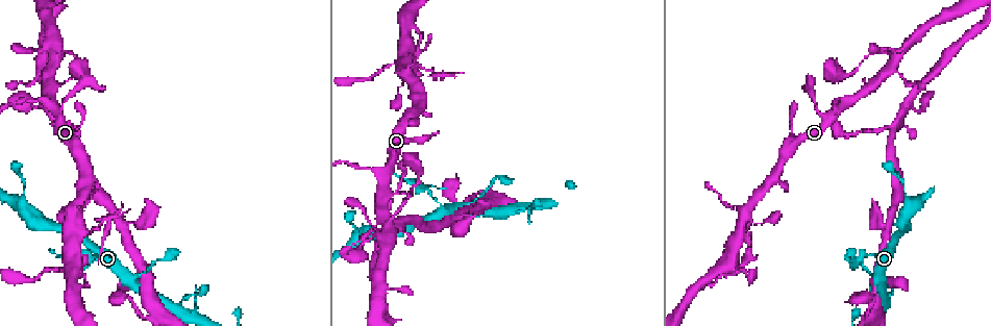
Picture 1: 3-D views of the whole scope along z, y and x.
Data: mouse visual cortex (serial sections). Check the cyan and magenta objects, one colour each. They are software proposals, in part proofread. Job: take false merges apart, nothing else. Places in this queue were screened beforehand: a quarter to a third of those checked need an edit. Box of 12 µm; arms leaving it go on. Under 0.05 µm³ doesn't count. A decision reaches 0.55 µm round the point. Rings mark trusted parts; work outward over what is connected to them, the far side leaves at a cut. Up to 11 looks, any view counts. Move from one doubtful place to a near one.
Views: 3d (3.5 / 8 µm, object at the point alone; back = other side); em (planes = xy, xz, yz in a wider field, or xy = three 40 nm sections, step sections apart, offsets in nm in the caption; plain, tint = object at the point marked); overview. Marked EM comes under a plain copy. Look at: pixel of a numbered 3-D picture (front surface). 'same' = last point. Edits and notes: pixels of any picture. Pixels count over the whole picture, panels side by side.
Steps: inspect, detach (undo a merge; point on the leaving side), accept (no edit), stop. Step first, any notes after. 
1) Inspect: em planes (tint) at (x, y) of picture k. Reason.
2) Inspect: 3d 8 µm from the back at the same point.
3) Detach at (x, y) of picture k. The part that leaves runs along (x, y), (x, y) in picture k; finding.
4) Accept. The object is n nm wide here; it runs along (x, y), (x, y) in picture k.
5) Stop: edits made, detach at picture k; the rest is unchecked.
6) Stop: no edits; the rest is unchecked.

Inspect: 3d 8 µm at (47, 104) of picture 1. Two arms in line, one across.

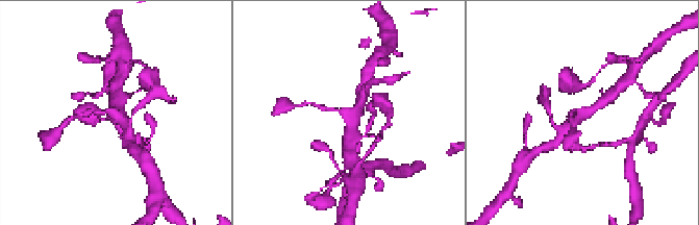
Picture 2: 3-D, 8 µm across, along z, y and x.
Inspect: 3d 3.5 µm at (582, 114) of picture 2. Zoom in.

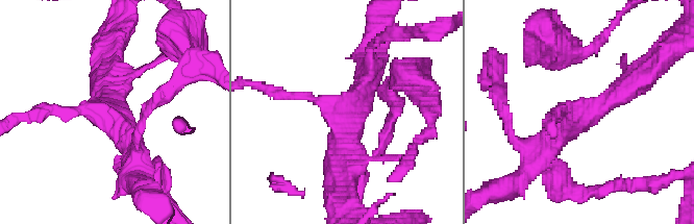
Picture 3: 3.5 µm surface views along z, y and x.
Inspect: em xy step 3 (tint) at (109, 119) of picture 3. 3 arms meet here; the arms are 150, 350, 350 nm wide; now the EM.

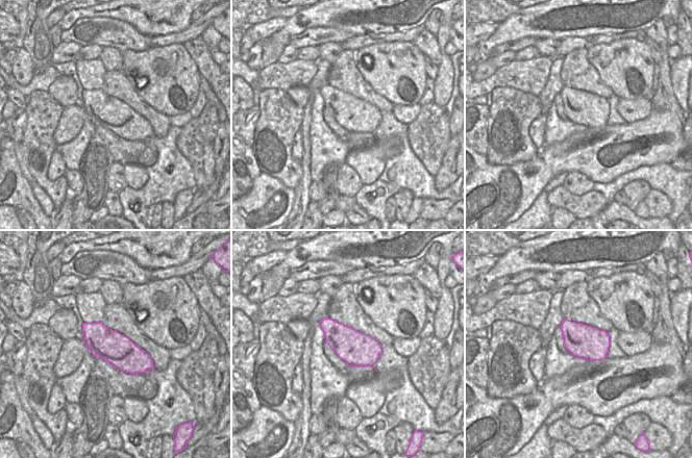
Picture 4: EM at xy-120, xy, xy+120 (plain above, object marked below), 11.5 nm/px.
Accept. It runs along (533, 166), (577, 118), (634, 82) in picture 3; one cell here.

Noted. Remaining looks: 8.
Inspect: 3d 8 µm at (56, 62) of picture 1. Small branch off a trunk.

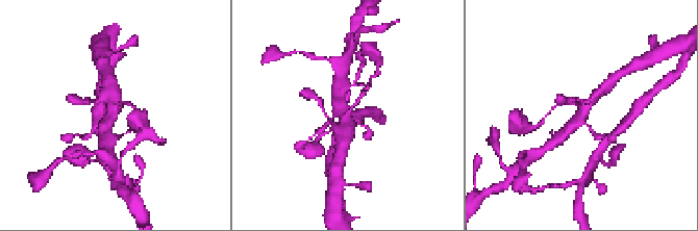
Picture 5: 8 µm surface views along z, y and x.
Inspect: 3d 3.5 µm at (113, 112) of picture 5.

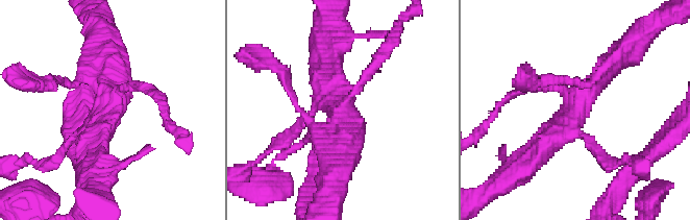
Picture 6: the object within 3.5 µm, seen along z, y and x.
Inspect: em xy step 2 (tint) at (343, 110) of picture 6.

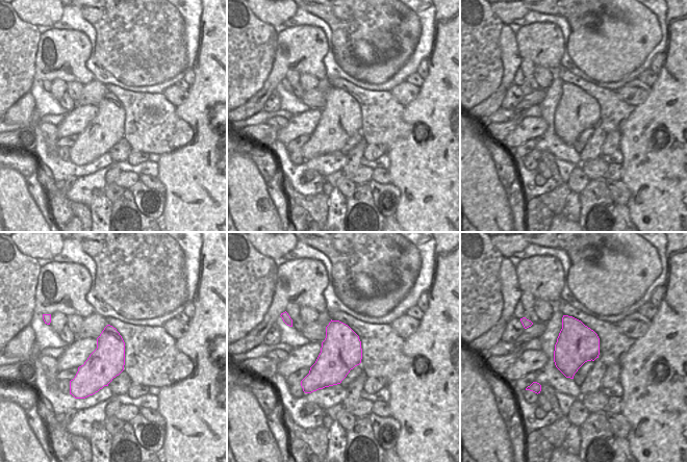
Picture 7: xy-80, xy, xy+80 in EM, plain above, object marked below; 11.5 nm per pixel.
Accept. It runs along (532, 162), (622, 52) in picture 6; continuous, no second cell.

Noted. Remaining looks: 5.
Inspect: 3d 8 µm at (879, 277) of picture 1. Thin arm on a thick one.

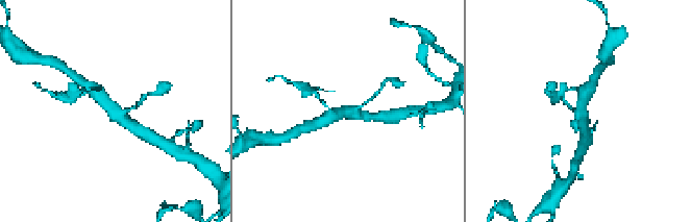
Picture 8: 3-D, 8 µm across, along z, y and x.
Inspect: em xy step 5 (tint) at (119, 116) of picture 8. 3 arms meet here; the arms are 150, 250, 450 nm wide.

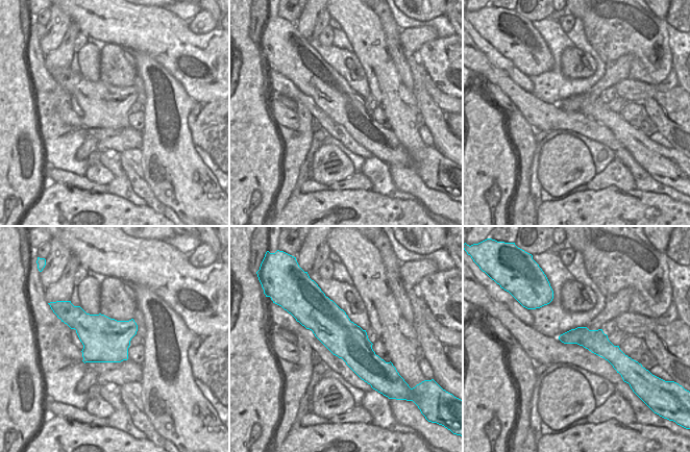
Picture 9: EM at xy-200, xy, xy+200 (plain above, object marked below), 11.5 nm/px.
Accept. The object is 440 nm wide here; it runs along (562, 337), (593, 340), (618, 358) in picture 9; all the same cell.

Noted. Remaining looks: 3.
Inspect: 3d 3.5 µm at (893, 126) of picture 1. Branch point.

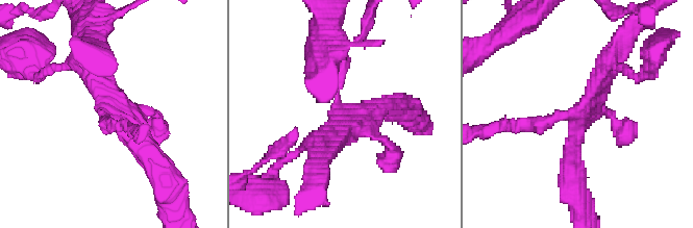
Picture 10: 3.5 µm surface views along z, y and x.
Inspect: em xy step 2 (tint) at (344, 115) of picture 10. Need the tissue.

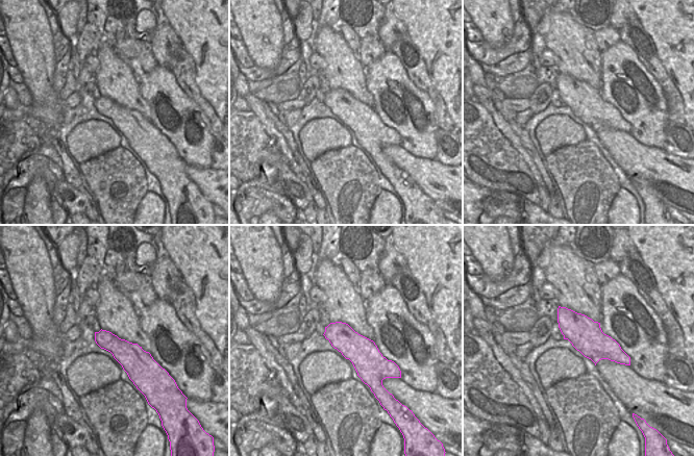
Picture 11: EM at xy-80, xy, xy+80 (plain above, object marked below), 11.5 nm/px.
Accept. Continuous, no second cell.

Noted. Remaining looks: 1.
Stop: no edits; the rest is unchecked.

